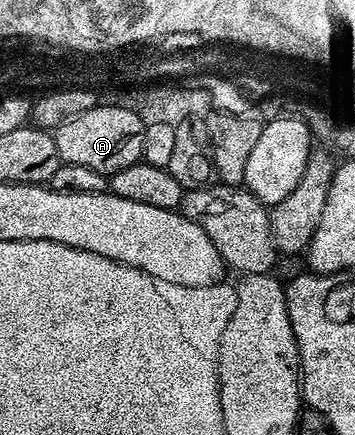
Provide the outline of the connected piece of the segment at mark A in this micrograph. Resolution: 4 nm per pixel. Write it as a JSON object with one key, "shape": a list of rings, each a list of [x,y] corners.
{"shape":[[[97,105],[66,120],[56,128],[54,134],[58,153],[65,164],[86,166],[87,169],[96,170],[110,177],[118,169],[126,169],[130,165],[141,162],[144,128],[143,120],[130,108]]]}

